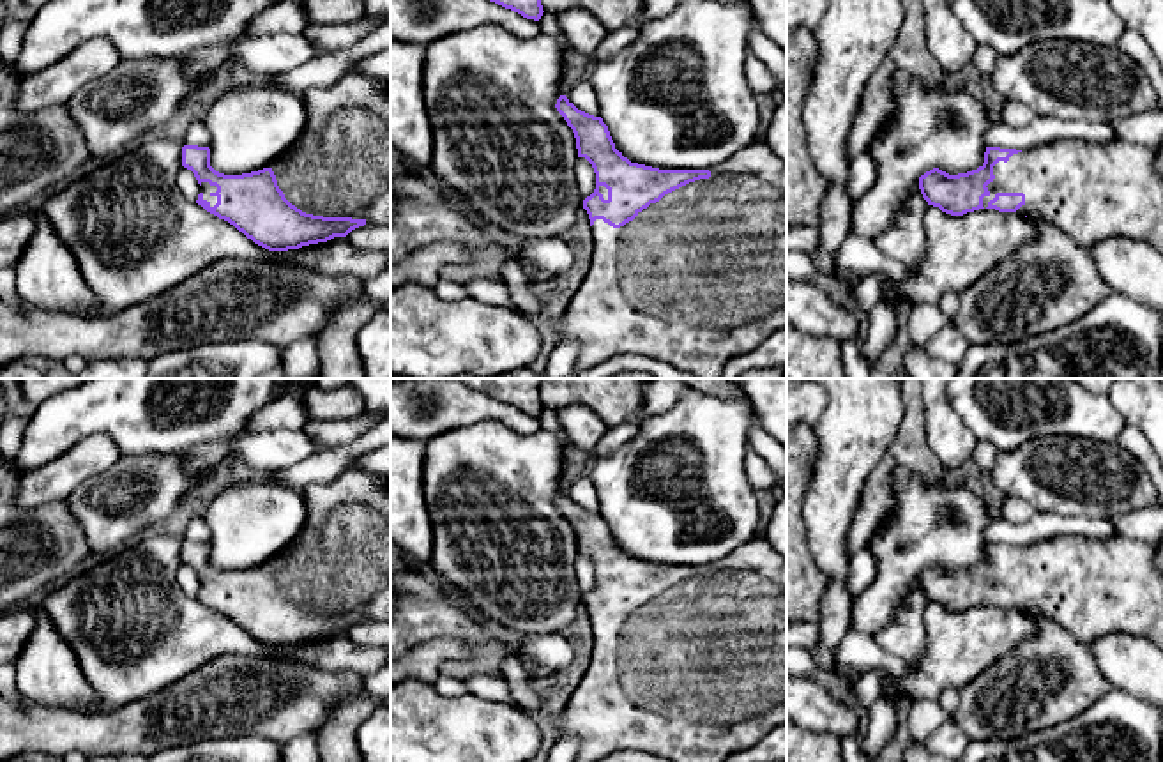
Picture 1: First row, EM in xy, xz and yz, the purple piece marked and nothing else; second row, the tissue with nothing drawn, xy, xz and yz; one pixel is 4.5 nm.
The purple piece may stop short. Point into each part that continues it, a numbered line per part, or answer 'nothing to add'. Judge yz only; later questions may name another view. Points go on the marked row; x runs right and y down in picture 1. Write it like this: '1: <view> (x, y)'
1: yz (1093, 191)

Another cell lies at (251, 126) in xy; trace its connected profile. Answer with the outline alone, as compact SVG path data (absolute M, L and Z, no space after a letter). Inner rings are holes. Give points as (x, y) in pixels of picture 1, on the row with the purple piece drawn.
M233 85L203 118L210 133L210 166L224 175L270 168L306 127L302 97L270 85Z

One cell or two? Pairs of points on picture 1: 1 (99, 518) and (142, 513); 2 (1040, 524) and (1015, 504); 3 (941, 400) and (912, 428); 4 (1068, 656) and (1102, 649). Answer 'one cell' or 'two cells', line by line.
1: one cell
2: two cells
3: two cells
4: two cells

